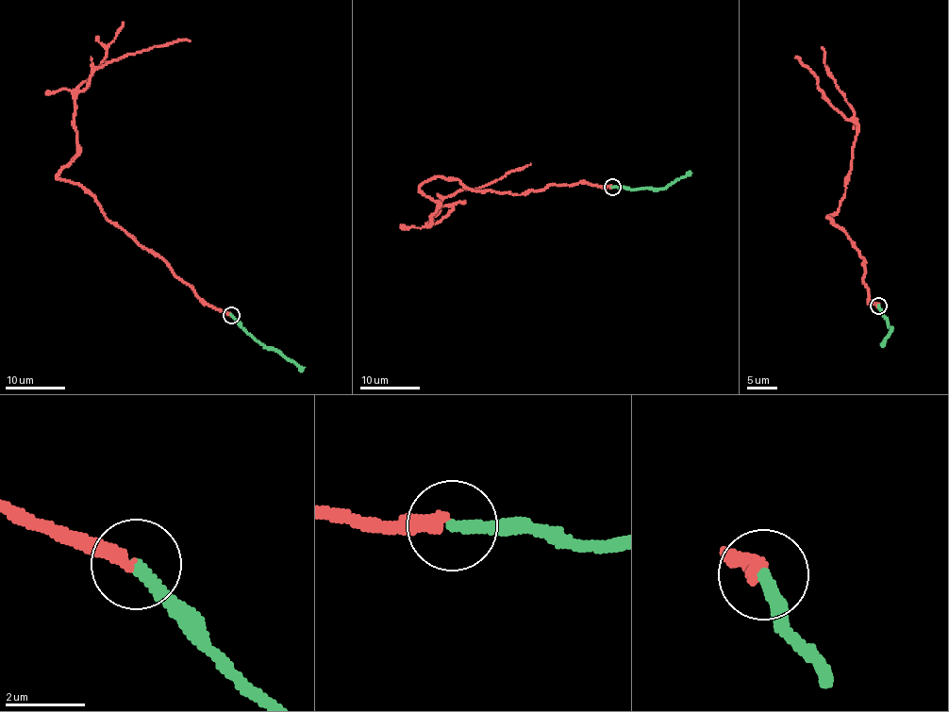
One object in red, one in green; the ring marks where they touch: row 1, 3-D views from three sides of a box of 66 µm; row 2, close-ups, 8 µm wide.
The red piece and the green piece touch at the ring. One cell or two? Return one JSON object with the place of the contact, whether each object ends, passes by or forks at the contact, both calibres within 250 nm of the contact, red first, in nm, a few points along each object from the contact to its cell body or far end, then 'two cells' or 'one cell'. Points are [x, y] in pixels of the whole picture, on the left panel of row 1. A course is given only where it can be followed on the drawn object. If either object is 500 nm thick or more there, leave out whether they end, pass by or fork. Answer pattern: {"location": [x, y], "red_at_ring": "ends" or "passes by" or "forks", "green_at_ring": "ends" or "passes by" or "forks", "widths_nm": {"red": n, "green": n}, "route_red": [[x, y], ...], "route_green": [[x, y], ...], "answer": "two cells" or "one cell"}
{"location": [231, 315], "red_at_ring": "ends", "green_at_ring": "ends", "widths_nm": {"red": 320, "green": 320}, "route_red": [[230, 315], [208, 306], [93, 197], [57, 175], [76, 153], [74, 96], [97, 68], [190, 41]], "route_green": [[231, 315], [258, 340], [305, 367]], "answer": "one cell"}

